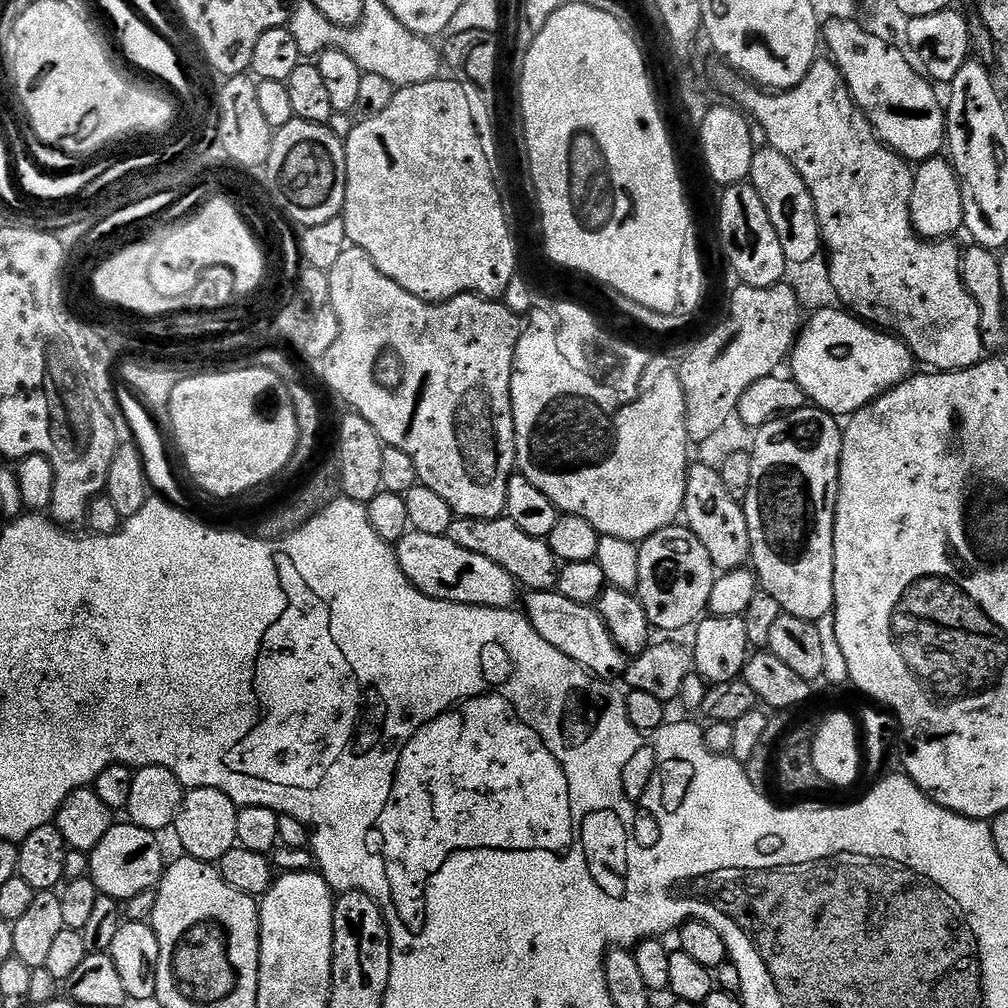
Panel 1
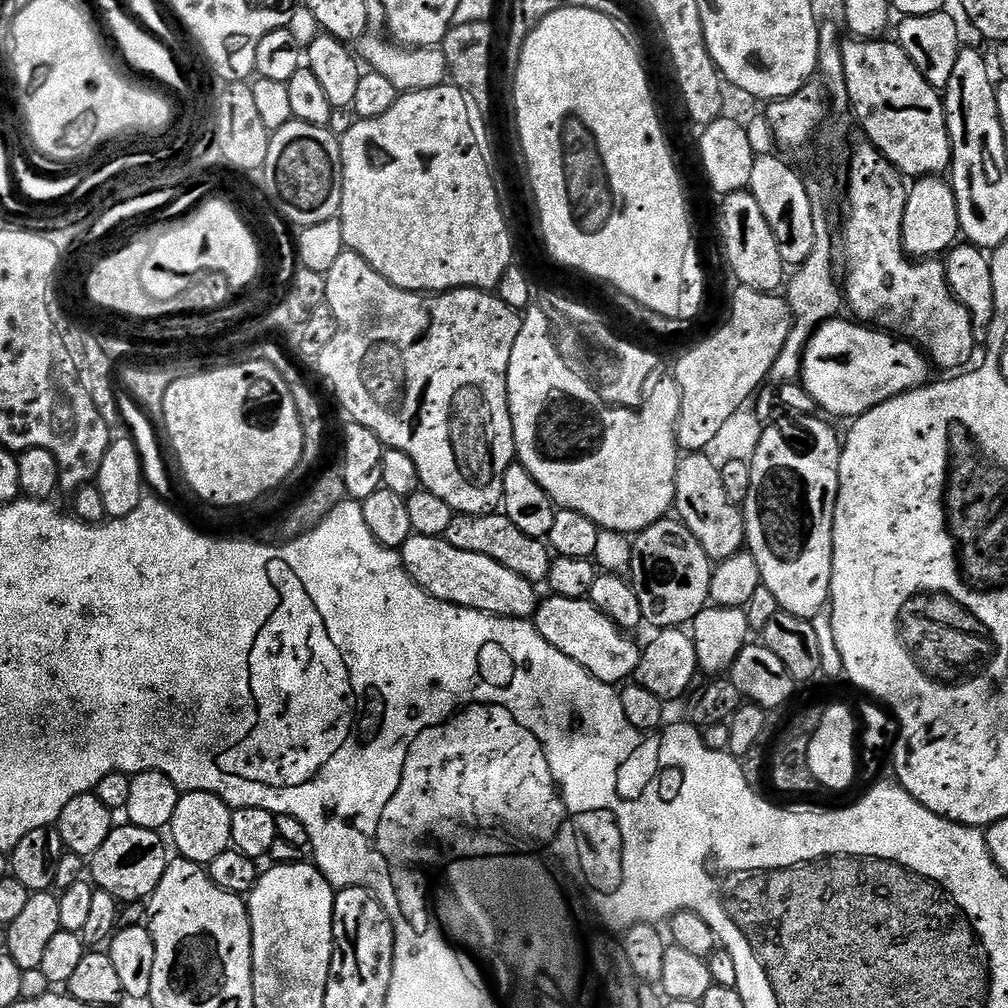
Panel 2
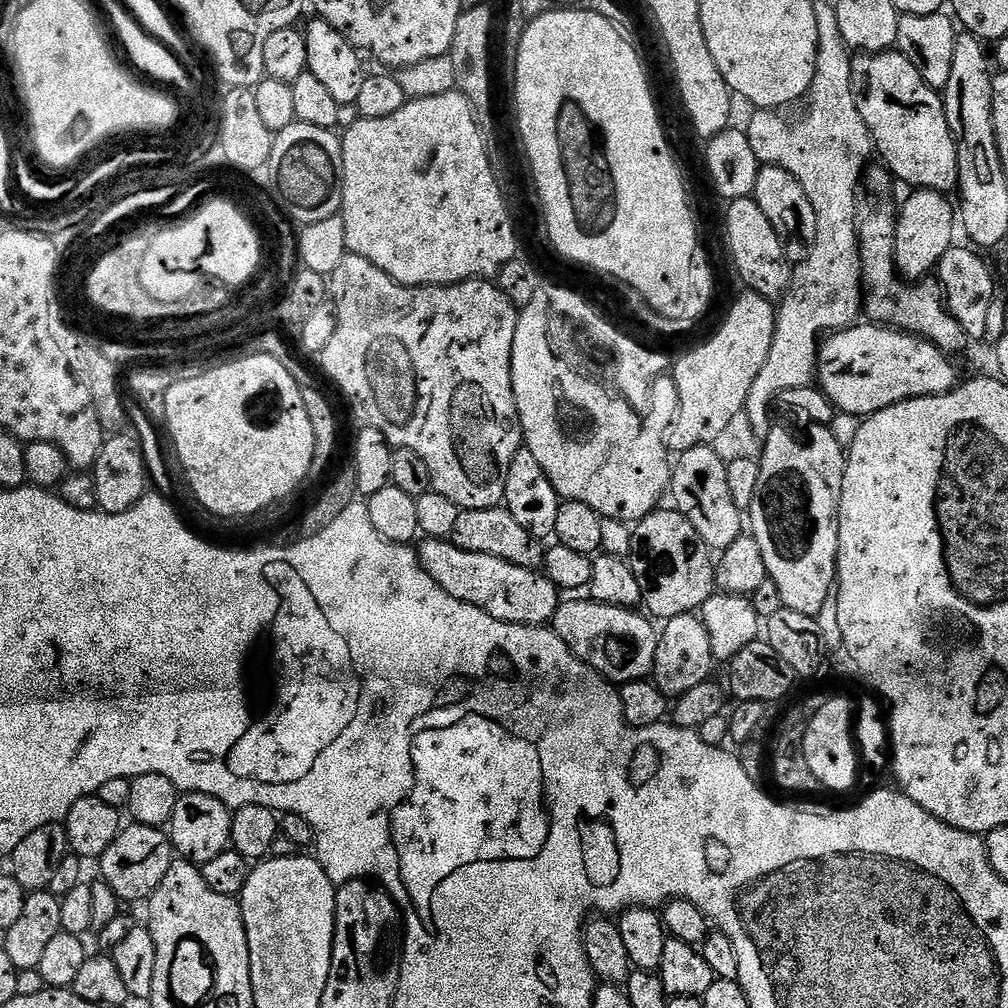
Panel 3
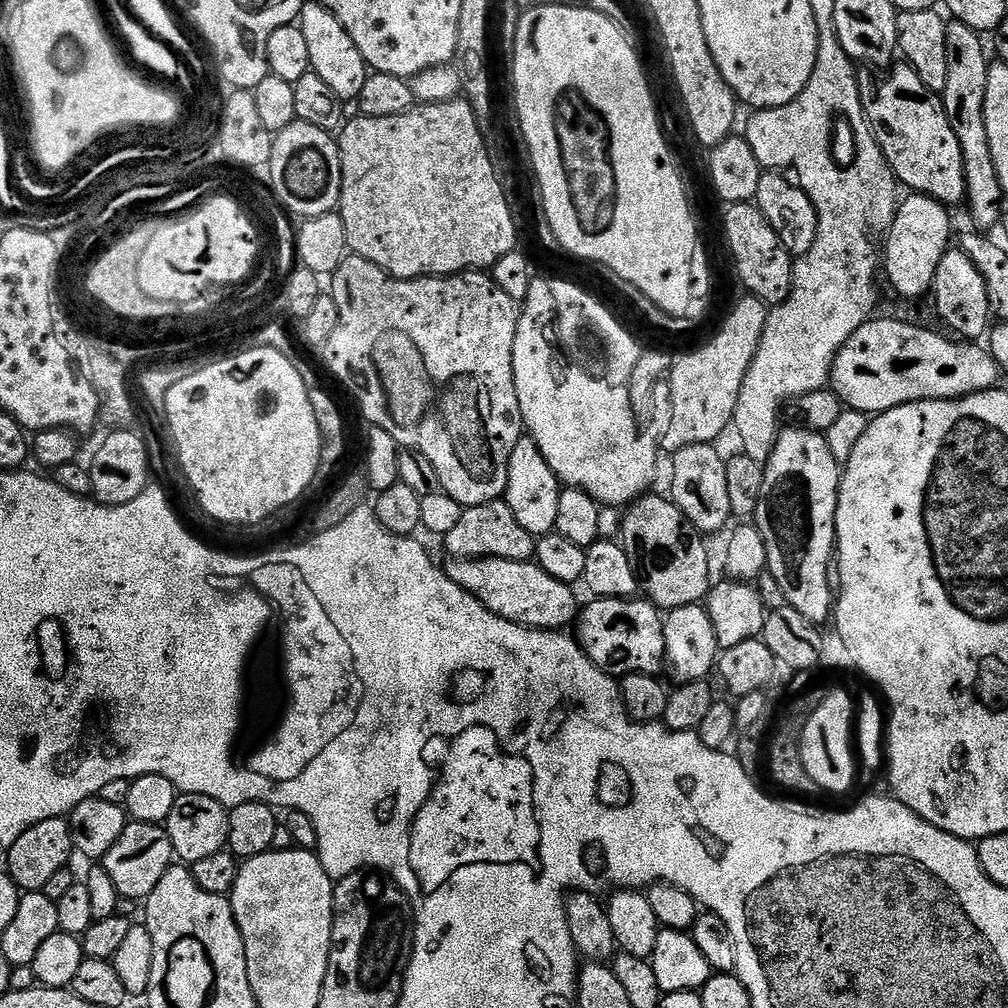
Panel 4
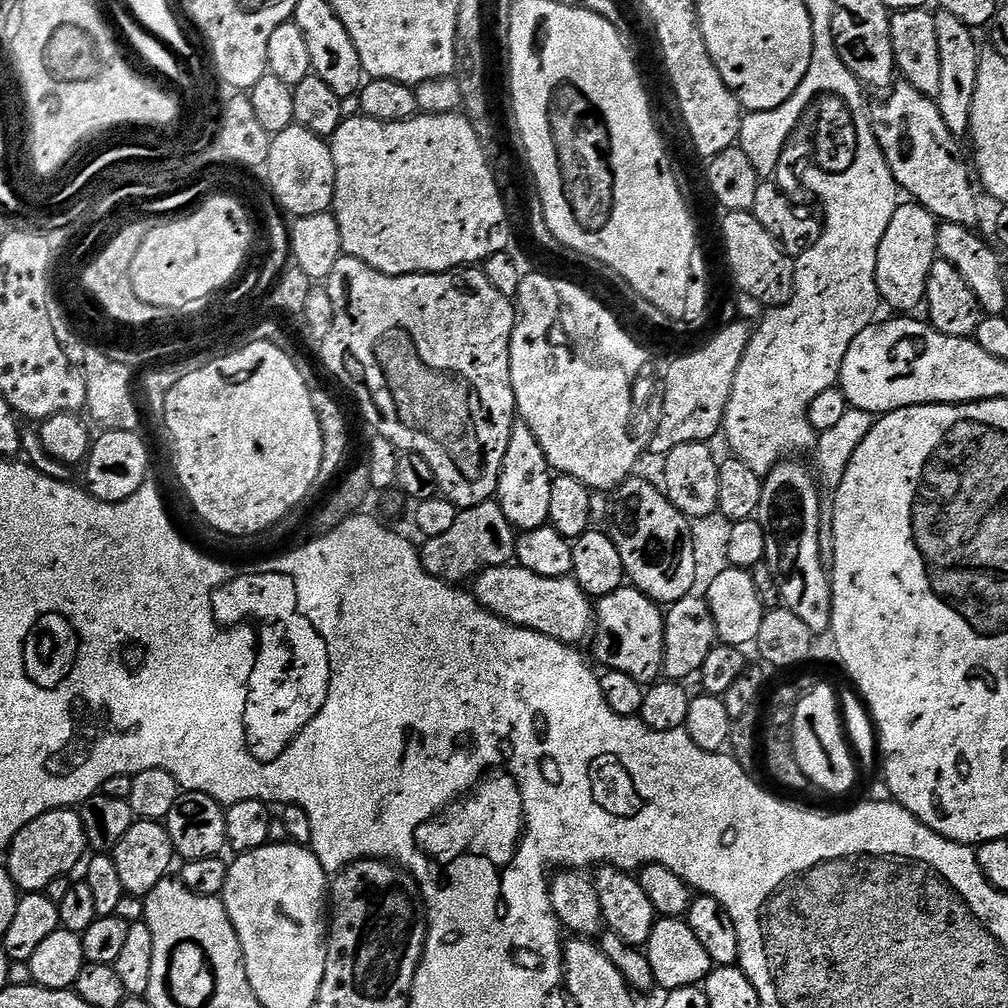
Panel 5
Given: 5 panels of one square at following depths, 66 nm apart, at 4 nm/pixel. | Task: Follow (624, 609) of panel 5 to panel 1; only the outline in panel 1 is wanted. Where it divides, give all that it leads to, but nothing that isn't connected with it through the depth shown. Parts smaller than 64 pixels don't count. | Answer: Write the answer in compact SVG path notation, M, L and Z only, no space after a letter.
M559 590L550 592L525 591L522 596L522 611L528 621L554 646L554 650L562 650L566 658L570 658L578 666L585 668L597 678L623 677L626 671L624 651L616 645L606 622L599 611L591 604L570 602Z

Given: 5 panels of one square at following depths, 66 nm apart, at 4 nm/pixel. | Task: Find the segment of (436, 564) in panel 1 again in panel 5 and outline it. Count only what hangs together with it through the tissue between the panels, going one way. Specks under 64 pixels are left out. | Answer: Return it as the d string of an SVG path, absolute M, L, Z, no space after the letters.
M515 563L503 564L500 568L487 568L475 577L474 595L487 612L501 616L519 628L529 628L538 634L554 638L557 644L580 646L594 632L594 604L584 593L582 586L571 576L557 580L534 574Z

